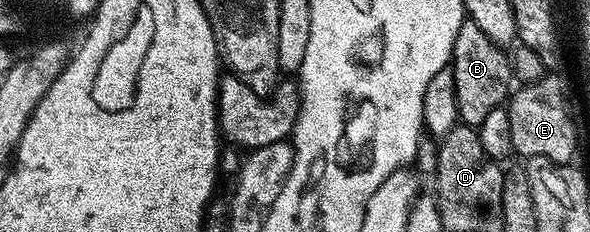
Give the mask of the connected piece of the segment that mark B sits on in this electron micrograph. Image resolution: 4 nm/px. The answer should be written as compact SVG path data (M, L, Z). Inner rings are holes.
M466 19L453 44L451 68L457 88L457 115L464 124L480 127L491 111L502 108L510 96L511 70L506 50L489 39L474 21Z

